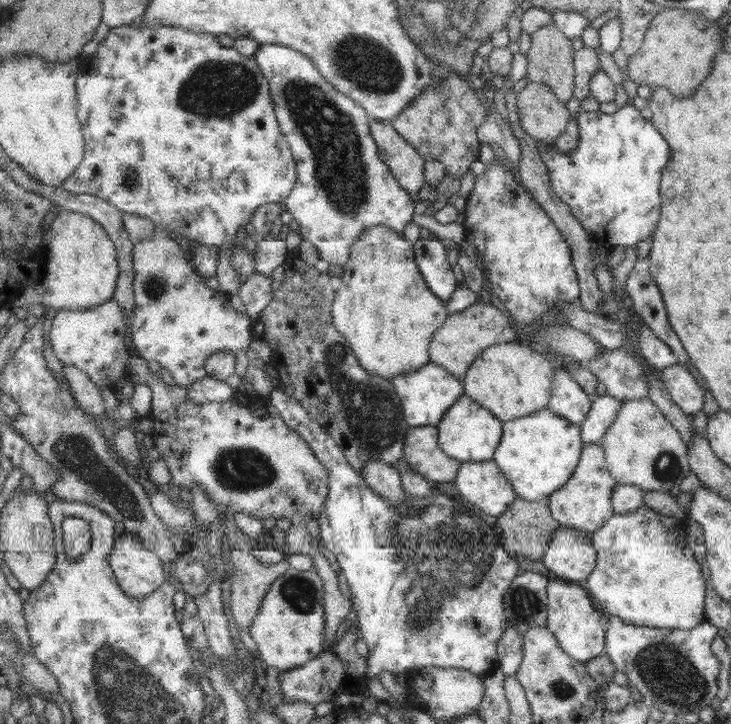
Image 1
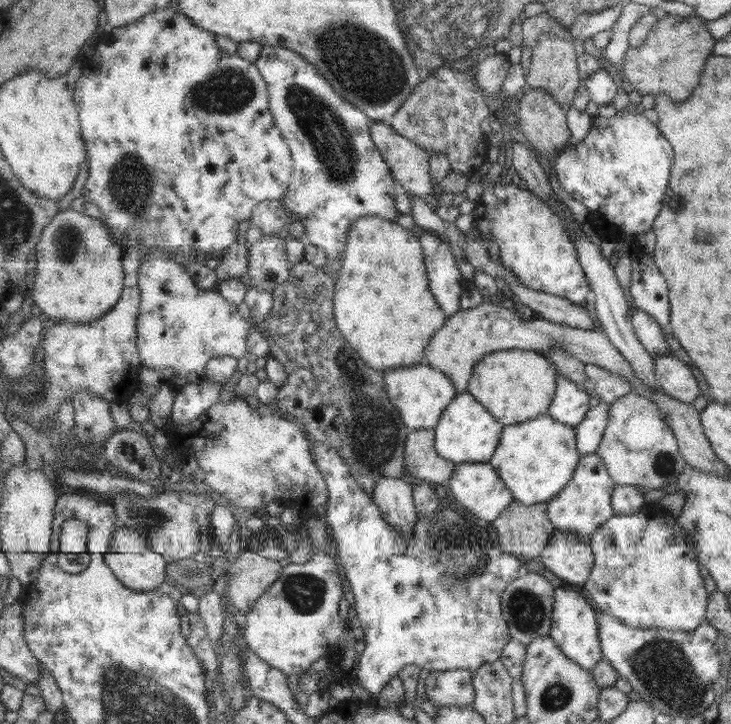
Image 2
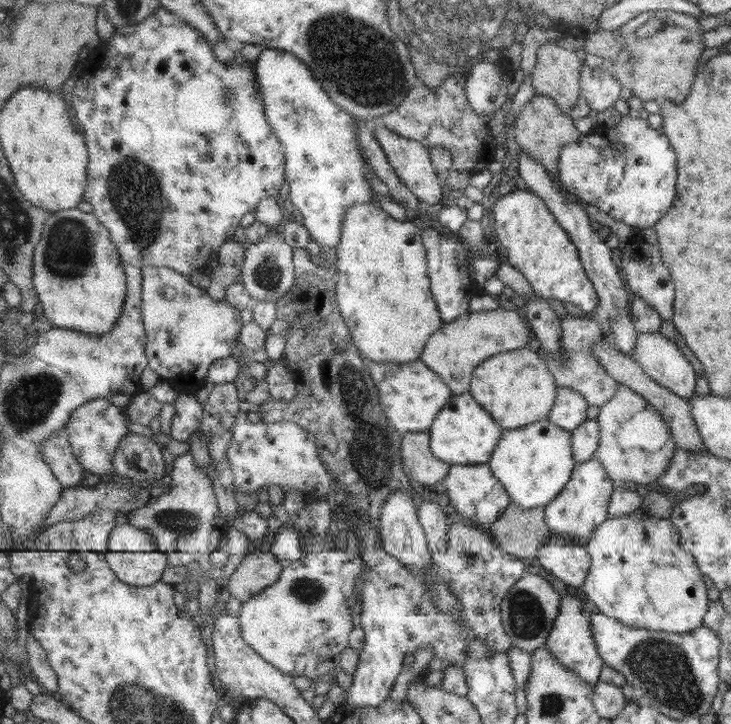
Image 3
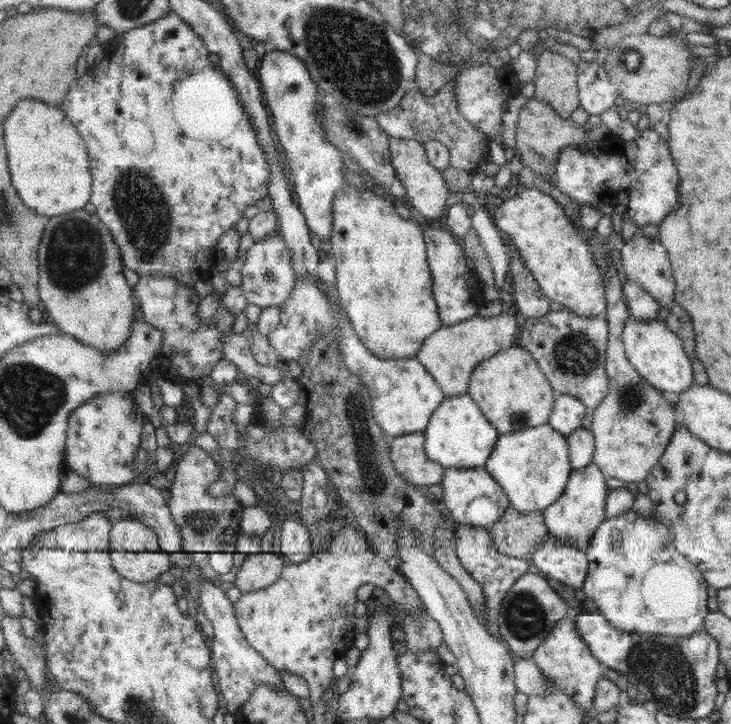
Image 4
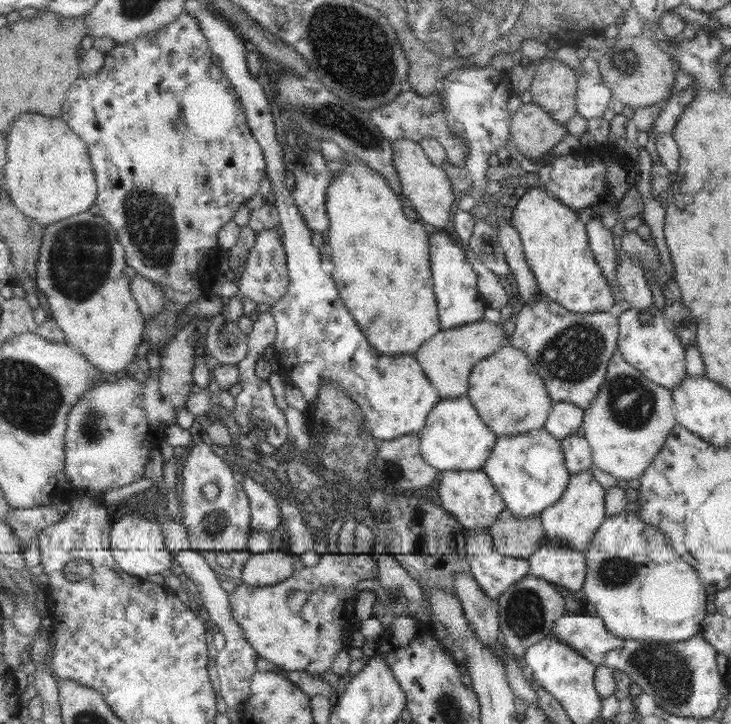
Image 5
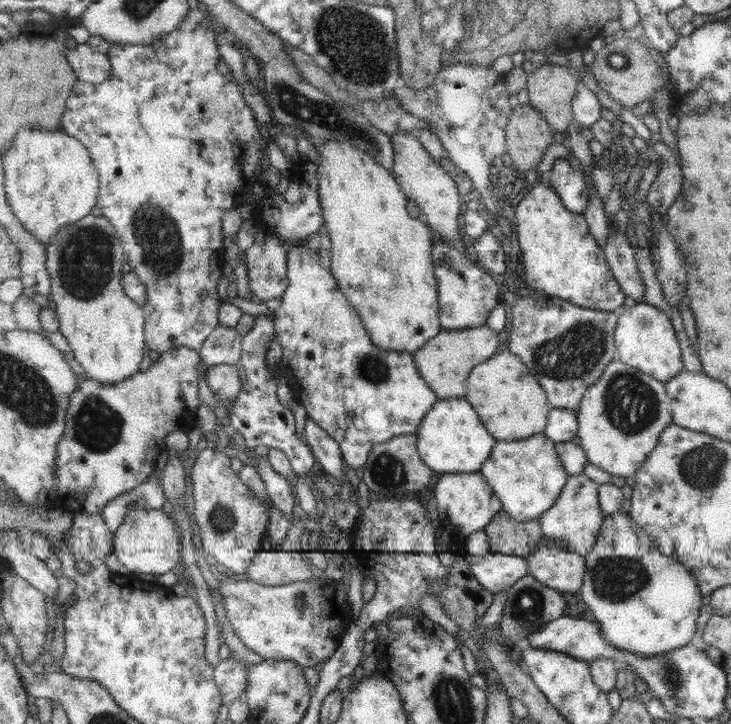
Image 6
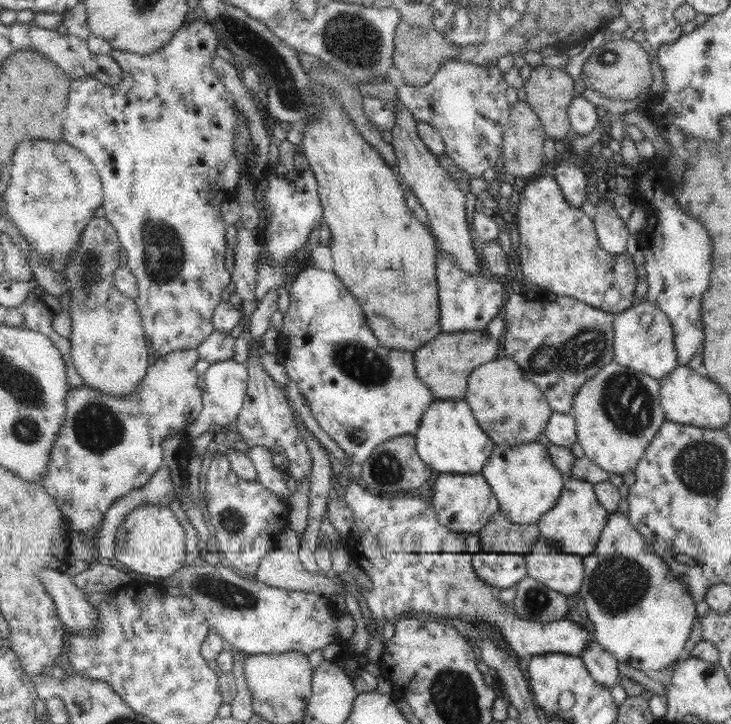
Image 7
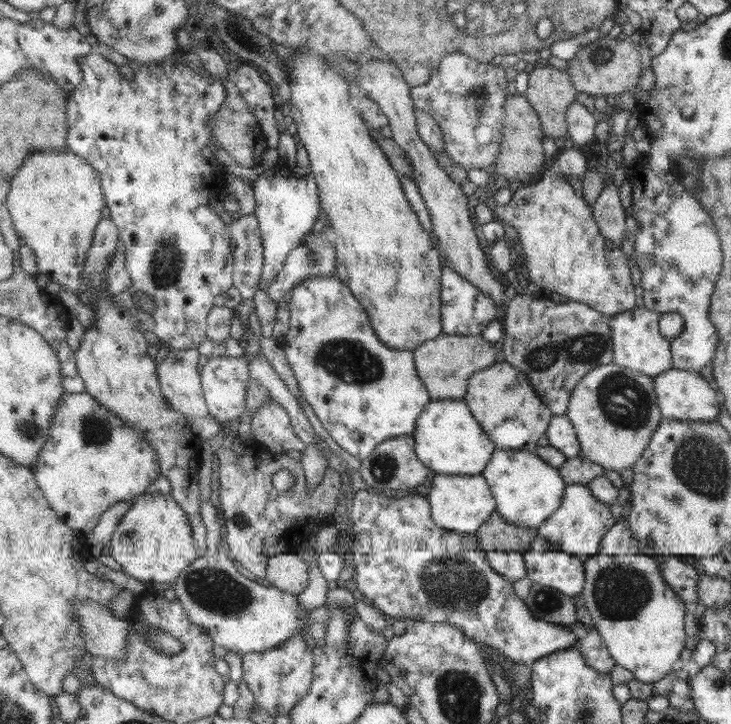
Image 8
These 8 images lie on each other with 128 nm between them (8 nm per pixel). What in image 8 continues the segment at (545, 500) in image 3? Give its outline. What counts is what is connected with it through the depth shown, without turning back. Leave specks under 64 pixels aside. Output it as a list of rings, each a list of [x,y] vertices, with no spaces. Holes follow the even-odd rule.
[[[532,447],[497,449],[482,476],[496,496],[496,512],[508,524],[517,527],[538,529],[557,513],[564,502],[567,485],[560,476],[559,469],[545,463]]]

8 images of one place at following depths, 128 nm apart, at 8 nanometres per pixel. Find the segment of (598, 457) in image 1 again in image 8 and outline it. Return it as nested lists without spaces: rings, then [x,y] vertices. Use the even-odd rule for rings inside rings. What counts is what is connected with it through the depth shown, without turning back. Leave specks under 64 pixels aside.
[[[567,485],[564,502],[557,513],[545,524],[538,528],[539,536],[545,536],[557,548],[582,559],[598,555],[605,534],[618,522],[611,514],[609,505],[598,500],[587,485]]]

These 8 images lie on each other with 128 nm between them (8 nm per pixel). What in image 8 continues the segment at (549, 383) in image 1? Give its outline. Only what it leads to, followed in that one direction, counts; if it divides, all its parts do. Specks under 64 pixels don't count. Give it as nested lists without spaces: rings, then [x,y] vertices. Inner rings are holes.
[[[503,360],[489,368],[477,371],[469,379],[467,396],[464,398],[485,432],[491,434],[496,449],[534,448],[539,438],[548,432],[555,415],[537,394],[526,372]]]

